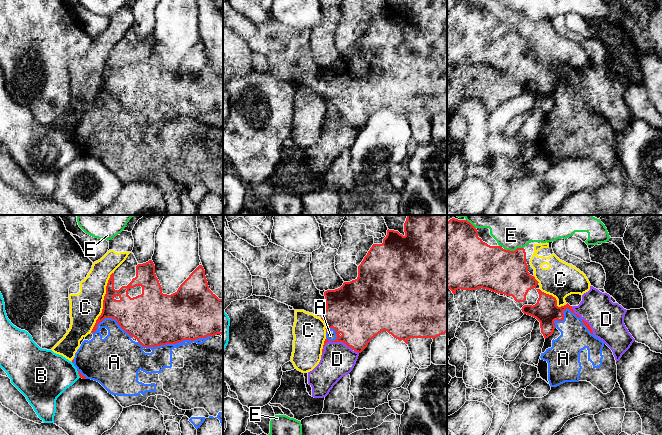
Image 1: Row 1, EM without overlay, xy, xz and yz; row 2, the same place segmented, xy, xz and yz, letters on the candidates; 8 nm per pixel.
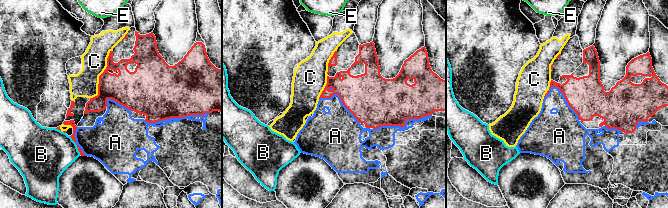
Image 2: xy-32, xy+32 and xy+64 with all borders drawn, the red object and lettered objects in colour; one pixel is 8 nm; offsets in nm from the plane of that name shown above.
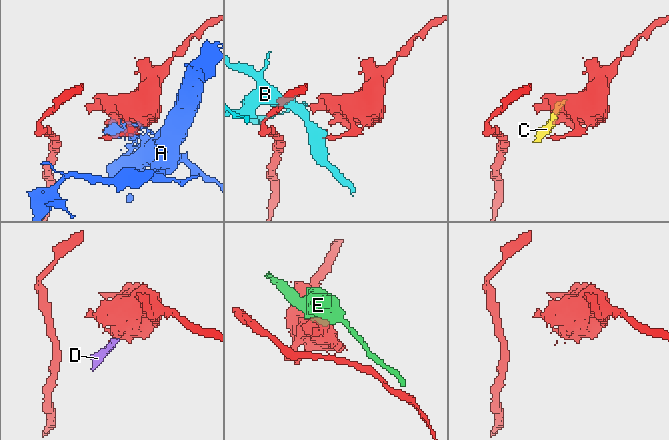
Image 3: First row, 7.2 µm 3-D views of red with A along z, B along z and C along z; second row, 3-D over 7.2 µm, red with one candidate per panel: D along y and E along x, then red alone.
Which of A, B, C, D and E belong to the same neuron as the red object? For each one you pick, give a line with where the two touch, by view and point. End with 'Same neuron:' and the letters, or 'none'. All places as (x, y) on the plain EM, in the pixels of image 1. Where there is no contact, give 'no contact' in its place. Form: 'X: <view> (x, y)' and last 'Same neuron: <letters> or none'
Same neuron: none

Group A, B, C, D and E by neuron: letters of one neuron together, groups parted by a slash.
A B / C E / D

